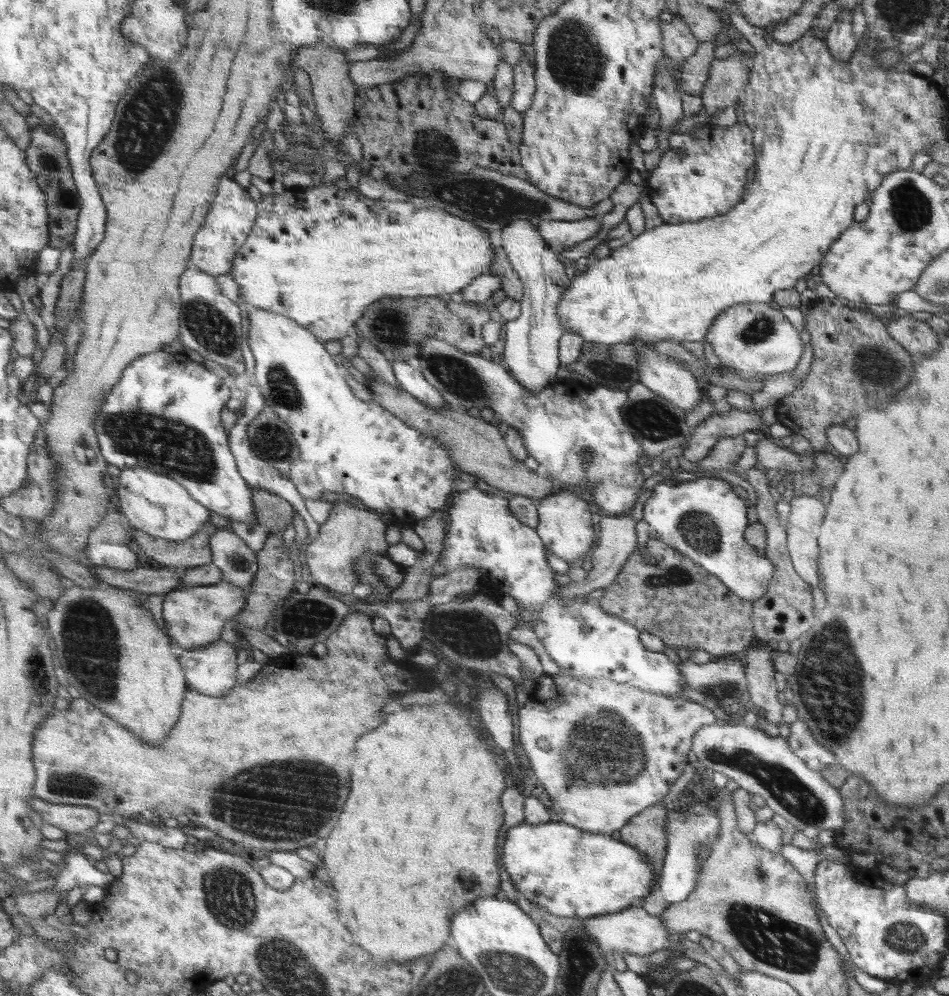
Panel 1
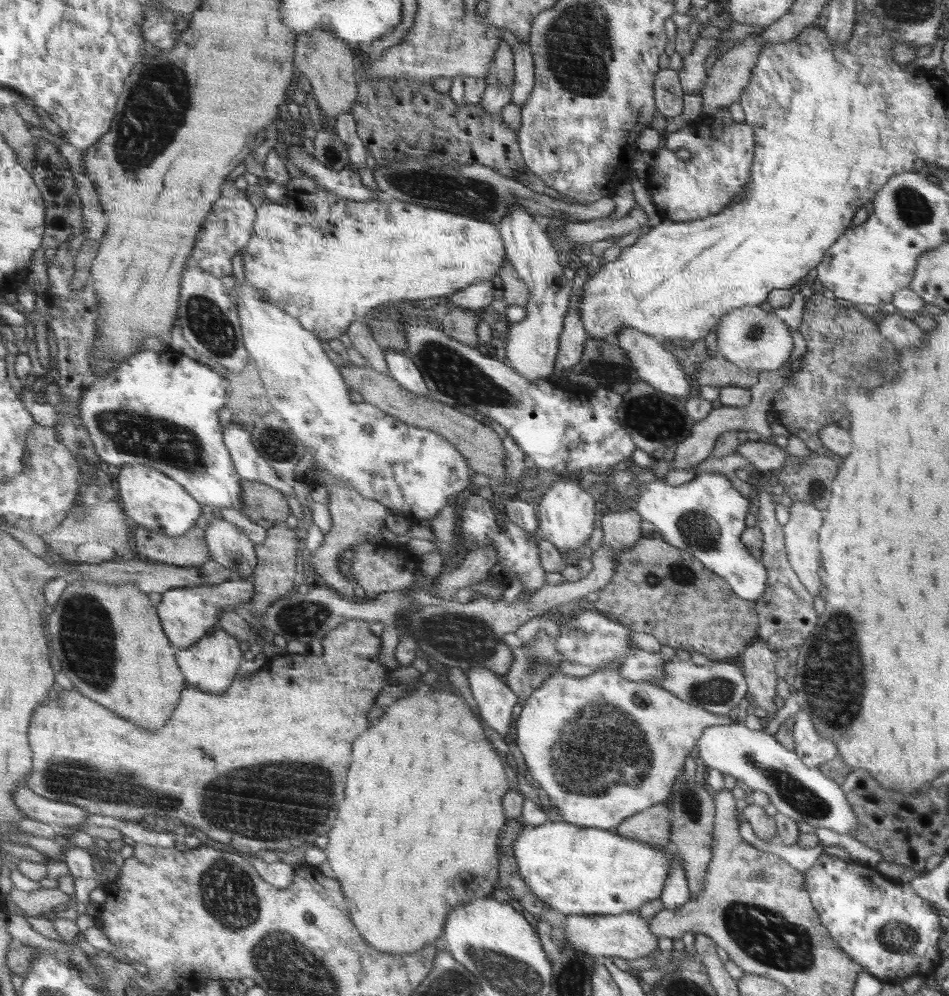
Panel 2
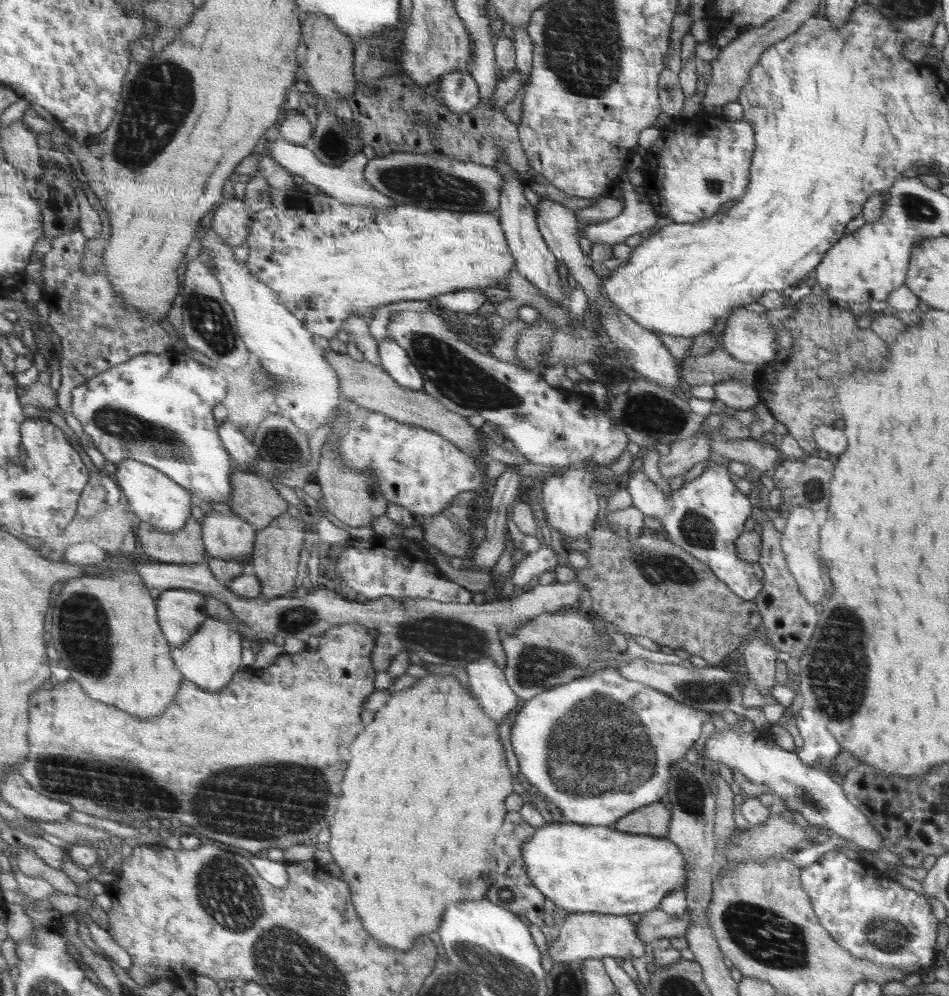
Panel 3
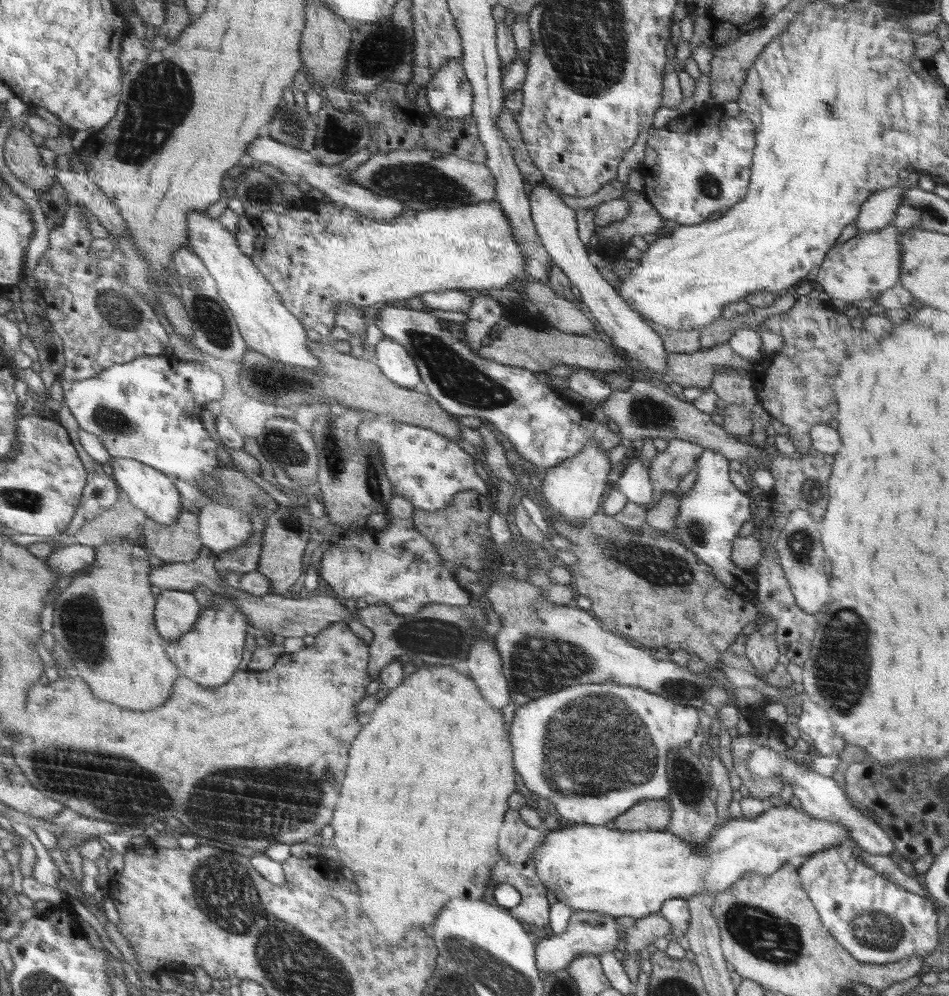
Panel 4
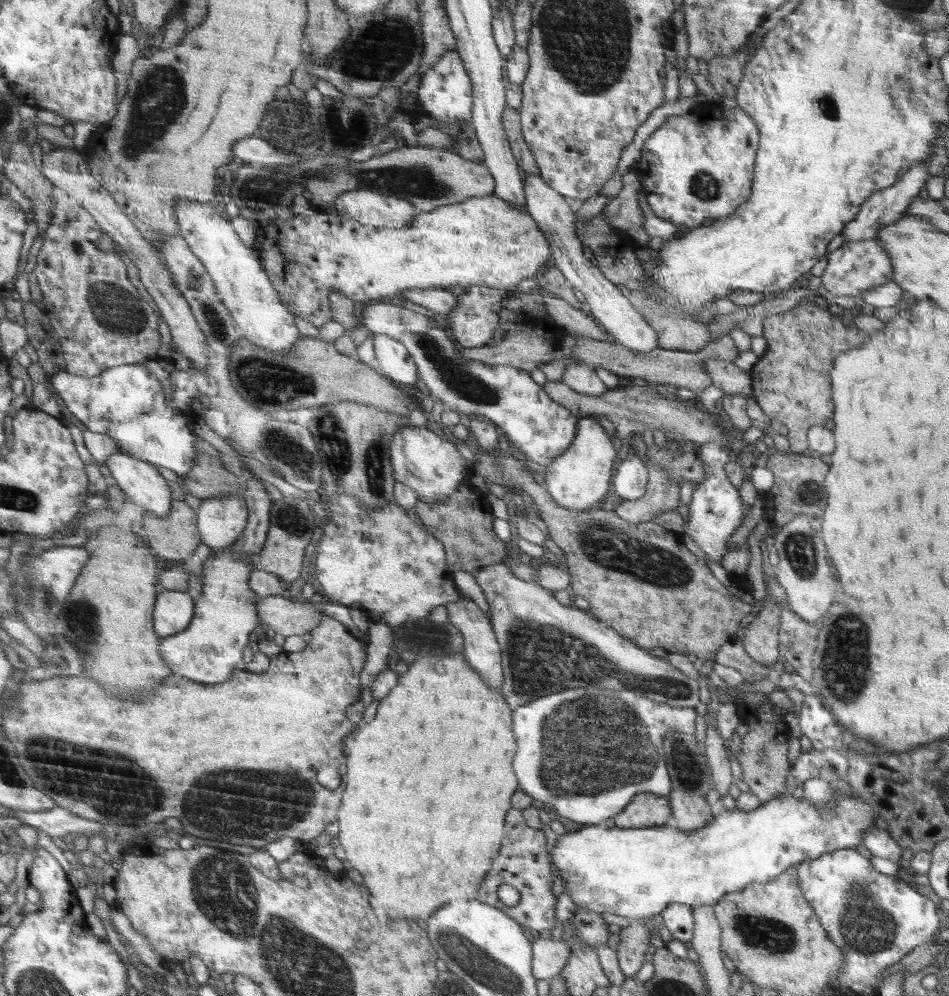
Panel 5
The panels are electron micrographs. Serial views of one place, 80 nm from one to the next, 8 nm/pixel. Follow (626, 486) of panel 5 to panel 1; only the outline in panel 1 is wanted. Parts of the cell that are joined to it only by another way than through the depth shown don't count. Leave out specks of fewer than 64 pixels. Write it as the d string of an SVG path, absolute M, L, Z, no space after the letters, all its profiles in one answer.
M702 476L697 480L686 481L685 483L674 483L672 480L659 482L653 487L651 496L644 504L644 520L650 526L653 537L660 539L662 543L680 551L686 558L697 562L708 574L720 579L730 591L744 600L757 601L768 592L769 584L776 572L776 565L770 559L766 559L759 552L744 540L744 530L748 527L748 516L744 500L740 500L732 492L731 484L724 484L724 480L711 476Z

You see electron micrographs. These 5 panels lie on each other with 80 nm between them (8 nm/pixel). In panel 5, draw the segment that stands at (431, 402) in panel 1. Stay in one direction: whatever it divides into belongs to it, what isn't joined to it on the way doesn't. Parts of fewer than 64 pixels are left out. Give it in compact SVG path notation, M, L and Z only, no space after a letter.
M374 333L373 345L384 376L404 386L420 386L416 363L399 340L387 334Z

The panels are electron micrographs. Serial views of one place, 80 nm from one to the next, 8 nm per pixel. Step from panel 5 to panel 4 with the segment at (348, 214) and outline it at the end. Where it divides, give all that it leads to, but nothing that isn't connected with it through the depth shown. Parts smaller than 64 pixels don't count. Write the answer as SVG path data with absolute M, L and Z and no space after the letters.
M270 136L258 137L256 141L250 142L249 149L246 149L248 162L252 160L252 162L255 162L255 165L260 162L268 162L268 164L280 168L282 173L293 178L298 177L302 181L312 185L312 187L323 190L327 194L326 198L339 206L345 206L346 208L355 210L358 214L363 214L367 219L369 218L374 222L390 222L405 212L407 209L405 203L400 199L388 195L378 195L375 191L354 185L350 181L350 174L354 170L358 170L358 167L362 166L370 158L370 155L371 153L368 149L362 149L352 154L352 156L348 156L340 164L328 166L322 164L322 162L318 162L312 152L282 144Z

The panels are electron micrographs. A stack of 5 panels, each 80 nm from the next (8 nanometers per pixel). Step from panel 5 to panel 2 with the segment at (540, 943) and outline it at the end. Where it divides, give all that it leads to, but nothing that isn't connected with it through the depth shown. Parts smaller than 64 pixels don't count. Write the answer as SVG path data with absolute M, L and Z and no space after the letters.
M638 911L618 915L567 915L561 929L565 933L565 947L598 959L613 956L637 959L659 948L658 936L650 932L647 920L642 919Z

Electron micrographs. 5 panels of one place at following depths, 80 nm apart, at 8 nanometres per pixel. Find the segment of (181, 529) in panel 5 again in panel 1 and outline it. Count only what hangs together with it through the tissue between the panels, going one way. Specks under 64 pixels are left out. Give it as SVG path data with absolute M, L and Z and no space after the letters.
M136 530L133 540L147 557L169 568L184 566L193 569L213 562L208 534L204 531L198 532L188 541L170 541Z

